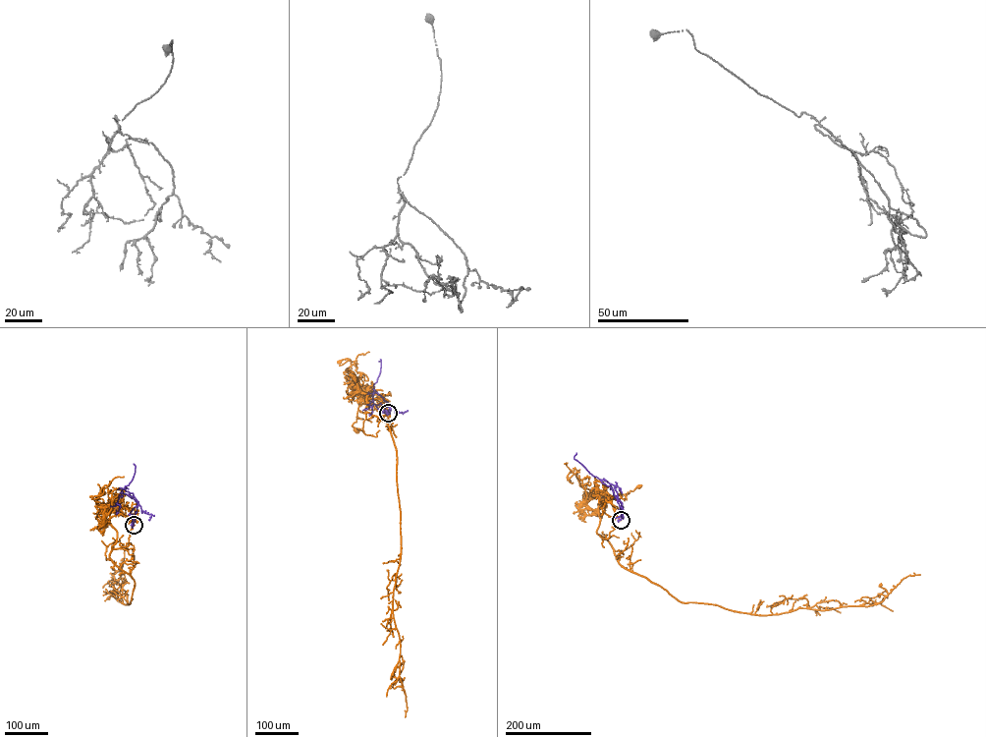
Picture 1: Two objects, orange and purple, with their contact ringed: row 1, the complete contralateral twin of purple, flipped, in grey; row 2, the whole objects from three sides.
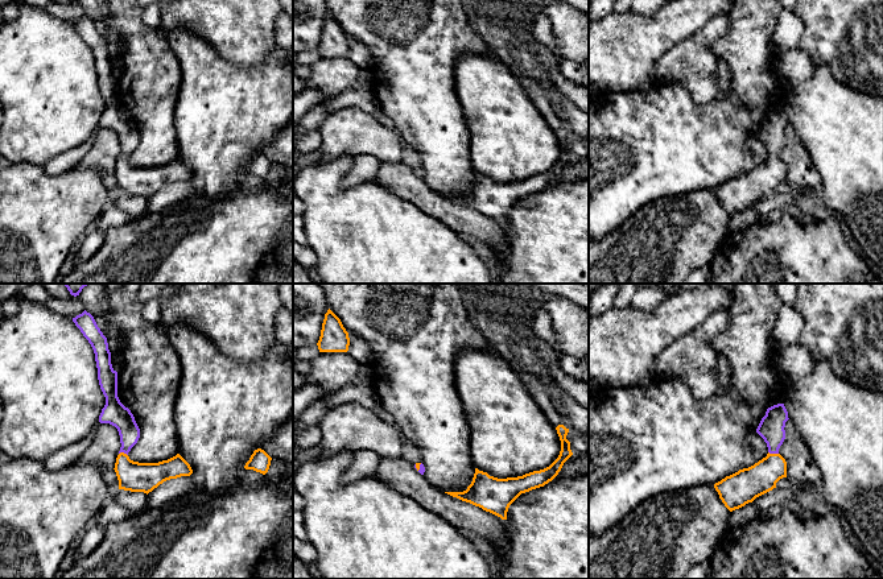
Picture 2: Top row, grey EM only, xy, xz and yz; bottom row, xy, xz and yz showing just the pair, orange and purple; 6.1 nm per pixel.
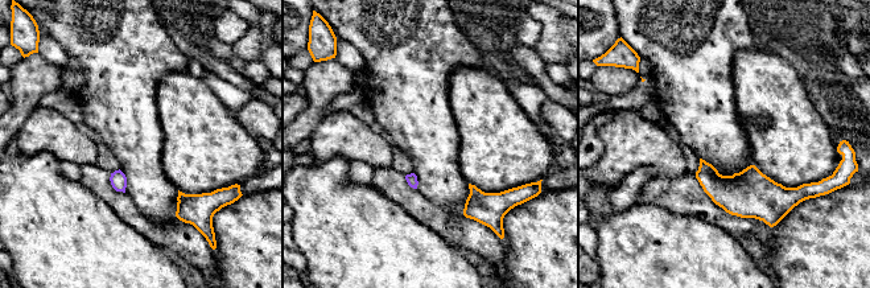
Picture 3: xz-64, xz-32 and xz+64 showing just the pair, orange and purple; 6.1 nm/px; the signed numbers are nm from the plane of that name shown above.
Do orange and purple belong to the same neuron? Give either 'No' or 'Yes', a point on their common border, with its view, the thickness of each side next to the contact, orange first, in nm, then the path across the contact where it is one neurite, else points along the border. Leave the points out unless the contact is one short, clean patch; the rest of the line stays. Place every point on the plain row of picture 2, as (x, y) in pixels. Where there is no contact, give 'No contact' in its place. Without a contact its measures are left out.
No. Touches orange at yz (774, 158). Thickness 200 nm (orange) against 160 nm

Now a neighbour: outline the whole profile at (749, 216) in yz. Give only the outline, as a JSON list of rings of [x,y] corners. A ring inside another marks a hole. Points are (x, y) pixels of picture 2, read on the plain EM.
[[[754,206],[746,208],[744,211],[730,216],[727,232],[734,232],[736,229],[743,229],[754,223],[760,222],[759,214],[755,211]]]

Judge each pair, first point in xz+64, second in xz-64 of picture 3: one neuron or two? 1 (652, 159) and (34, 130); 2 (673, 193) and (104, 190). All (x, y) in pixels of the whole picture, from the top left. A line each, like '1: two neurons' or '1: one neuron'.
1: one neuron
2: one neuron

